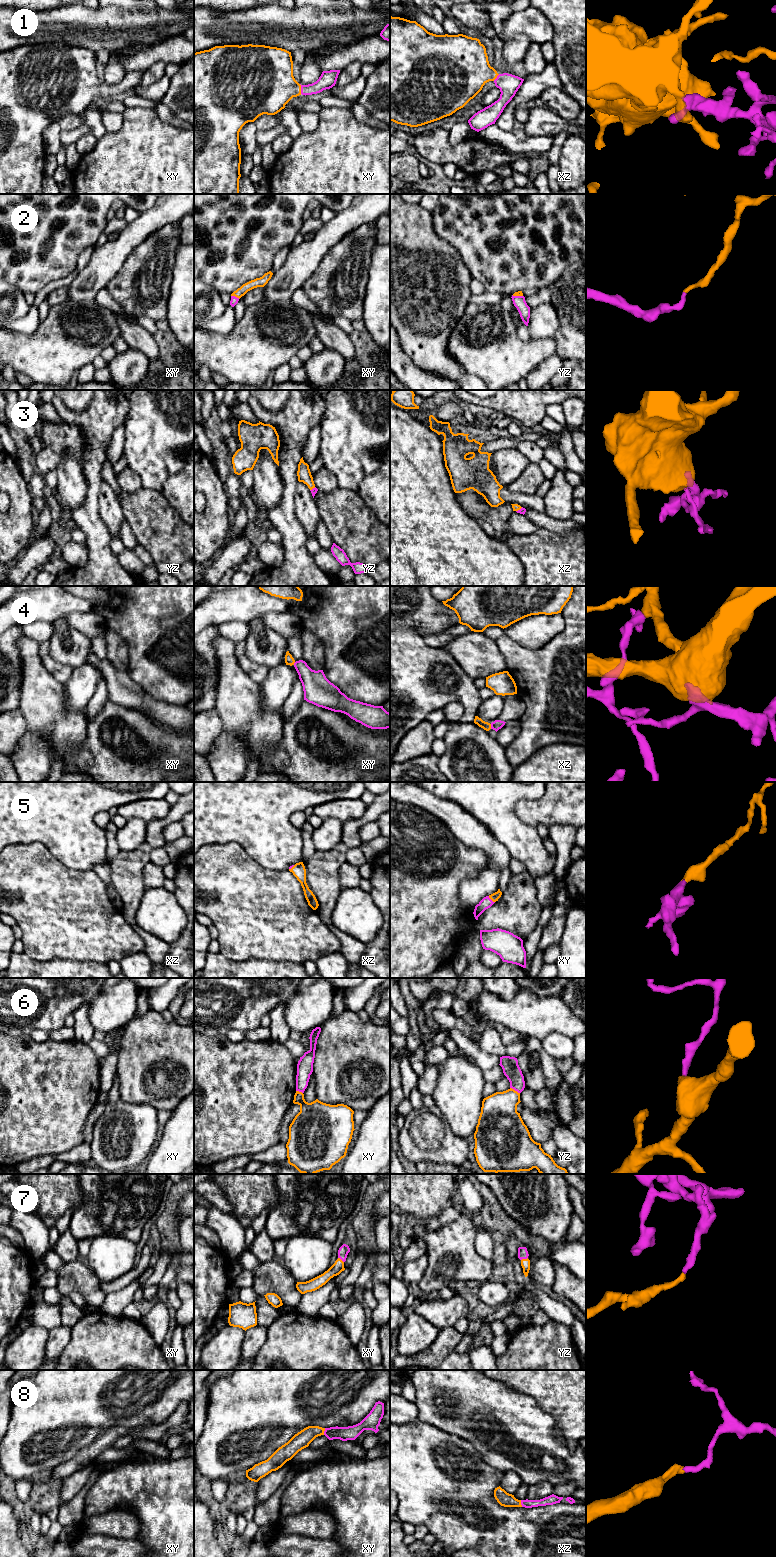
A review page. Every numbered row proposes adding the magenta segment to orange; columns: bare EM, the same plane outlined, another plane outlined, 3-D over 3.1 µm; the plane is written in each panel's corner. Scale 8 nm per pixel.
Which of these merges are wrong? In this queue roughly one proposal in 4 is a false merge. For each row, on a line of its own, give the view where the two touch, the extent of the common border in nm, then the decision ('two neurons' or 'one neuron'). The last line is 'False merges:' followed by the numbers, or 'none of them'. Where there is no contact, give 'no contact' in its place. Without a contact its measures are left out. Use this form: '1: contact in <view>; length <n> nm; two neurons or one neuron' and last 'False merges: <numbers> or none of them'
1: contact in xy; length 80 nm; one neuron
2: contact in xy; length 80 nm; one neuron
3: contact in xz; length 70 nm; one neuron
4: contact in xz; length 40 nm; one neuron
5: contact in xy; length 80 nm; one neuron
6: contact in yz; length 90 nm; two neurons
7: contact in yz; length 60 nm; one neuron
8: contact in xy; length 60 nm; one neuron
False merges: 6

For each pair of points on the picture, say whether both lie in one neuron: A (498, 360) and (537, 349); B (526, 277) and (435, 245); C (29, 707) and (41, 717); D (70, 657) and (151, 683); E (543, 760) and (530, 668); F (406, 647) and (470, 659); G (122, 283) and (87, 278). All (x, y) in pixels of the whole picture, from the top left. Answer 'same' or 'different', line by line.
A: same
B: different
C: same
D: different
E: different
F: different
G: different

